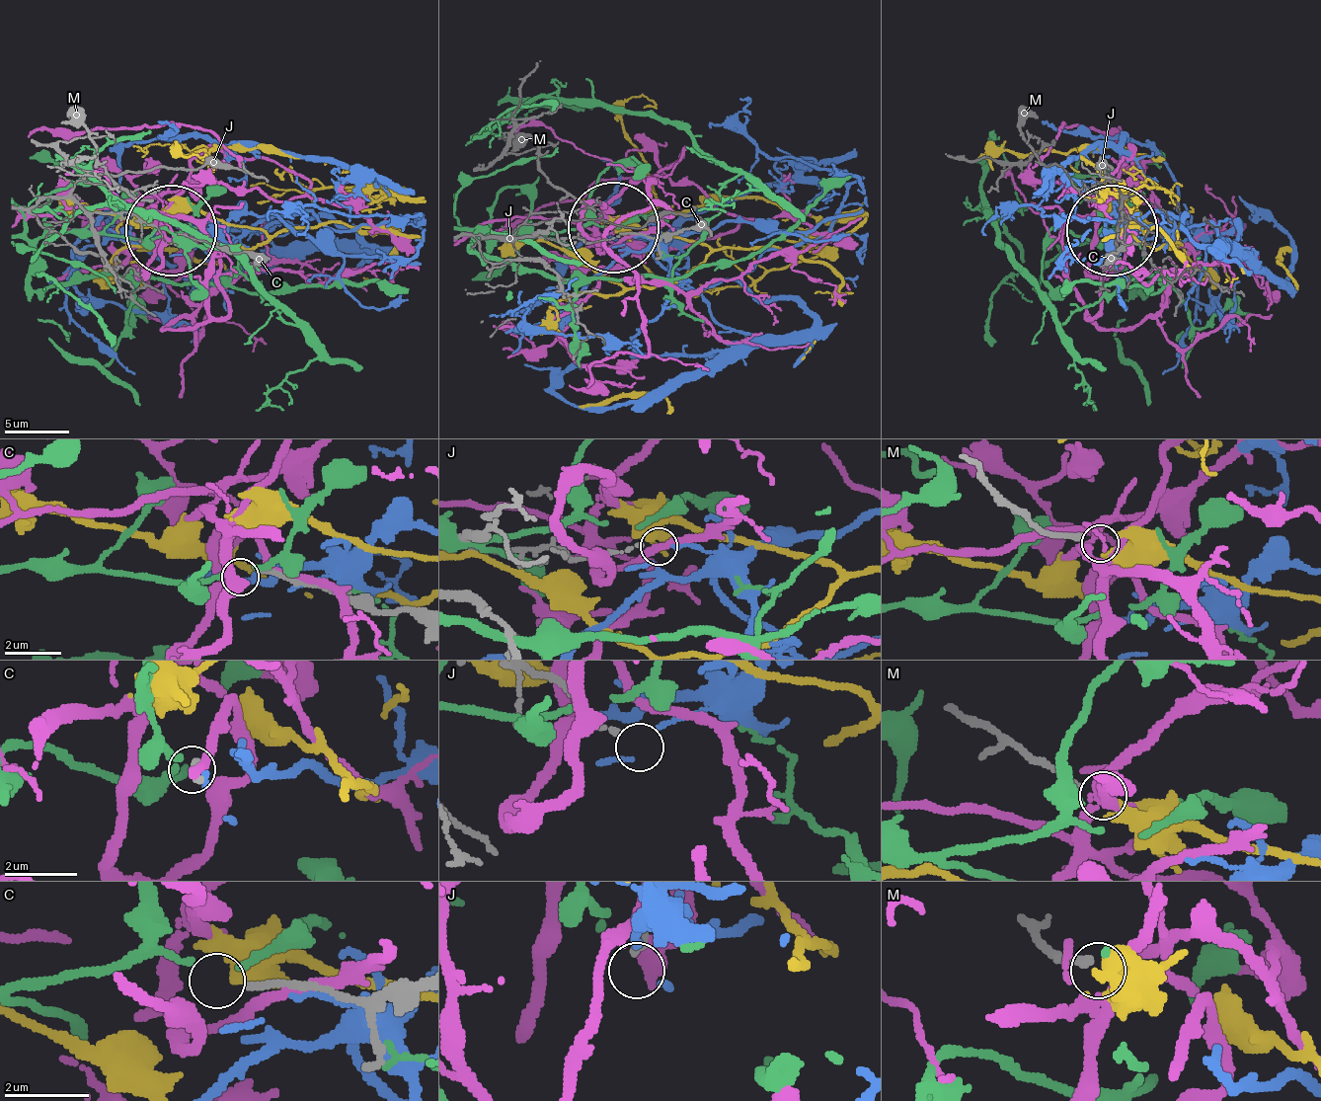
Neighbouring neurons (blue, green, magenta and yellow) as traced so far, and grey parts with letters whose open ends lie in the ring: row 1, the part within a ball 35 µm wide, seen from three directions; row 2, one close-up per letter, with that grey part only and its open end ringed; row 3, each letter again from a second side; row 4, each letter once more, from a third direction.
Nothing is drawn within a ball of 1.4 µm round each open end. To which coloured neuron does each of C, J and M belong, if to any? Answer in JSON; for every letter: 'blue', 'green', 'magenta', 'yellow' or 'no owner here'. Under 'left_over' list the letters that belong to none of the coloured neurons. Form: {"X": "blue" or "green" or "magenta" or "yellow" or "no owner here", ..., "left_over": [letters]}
{"C": "green", "J": "no owner here", "M": "yellow", "left_over": ["J"]}

